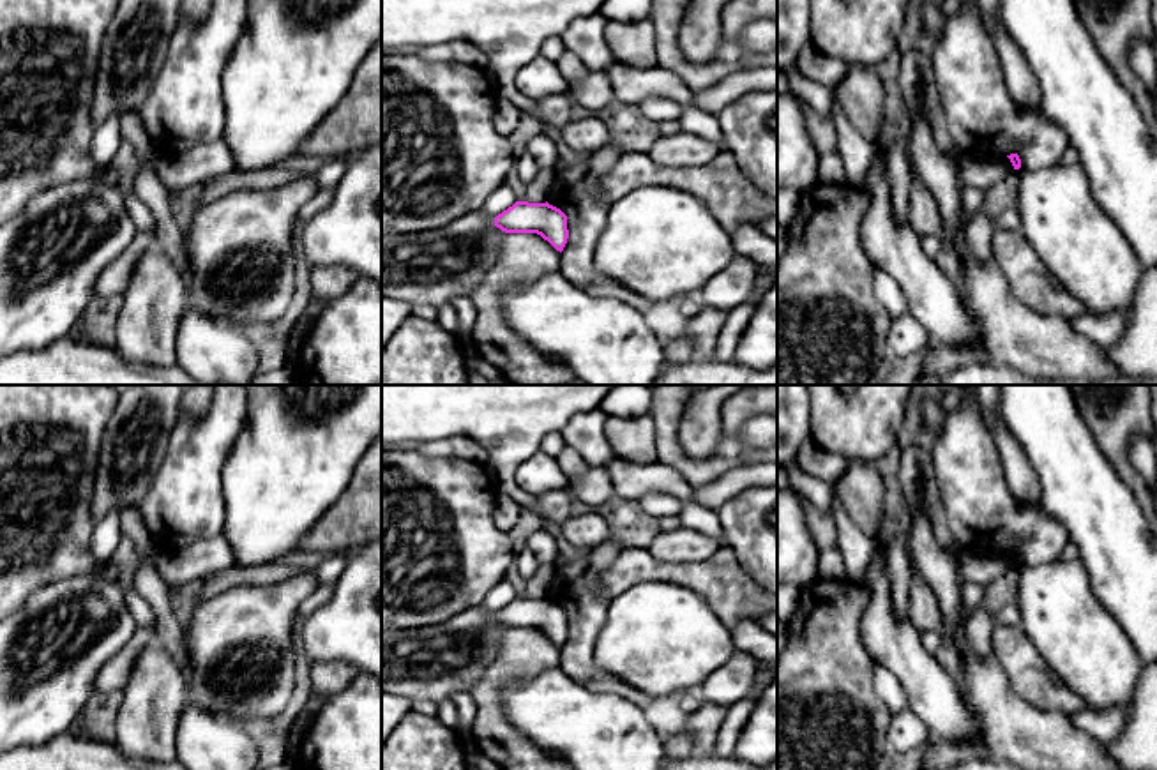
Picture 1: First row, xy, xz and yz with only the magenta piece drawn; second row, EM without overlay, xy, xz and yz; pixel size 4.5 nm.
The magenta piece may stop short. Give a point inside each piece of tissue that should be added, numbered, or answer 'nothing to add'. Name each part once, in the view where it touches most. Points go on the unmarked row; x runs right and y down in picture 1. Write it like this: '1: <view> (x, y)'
nothing to add

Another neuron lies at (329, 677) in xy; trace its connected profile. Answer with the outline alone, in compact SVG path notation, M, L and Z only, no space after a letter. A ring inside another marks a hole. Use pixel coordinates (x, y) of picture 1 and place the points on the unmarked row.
M321 661L313 662L309 680L311 680L311 698L330 698L343 689L346 689L357 676L357 669L344 661Z

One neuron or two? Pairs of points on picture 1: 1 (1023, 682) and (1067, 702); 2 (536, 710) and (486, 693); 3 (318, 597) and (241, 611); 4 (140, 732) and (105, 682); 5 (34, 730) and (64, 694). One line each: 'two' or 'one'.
1: one
2: two
3: two
4: two
5: one

